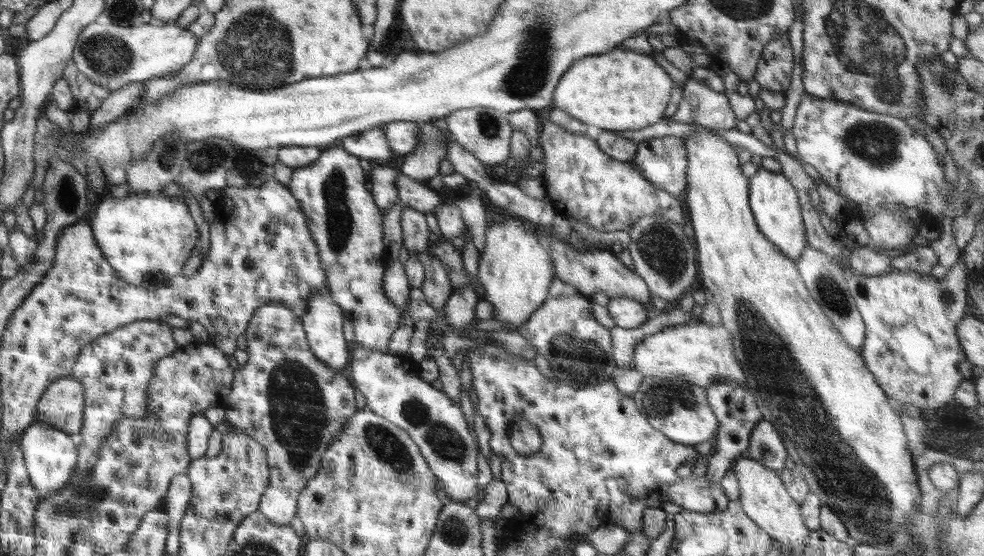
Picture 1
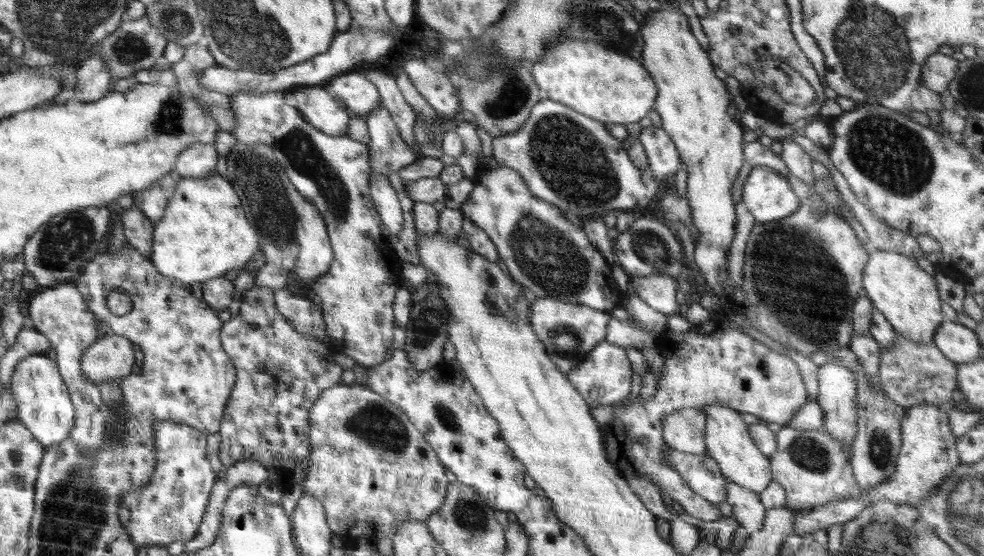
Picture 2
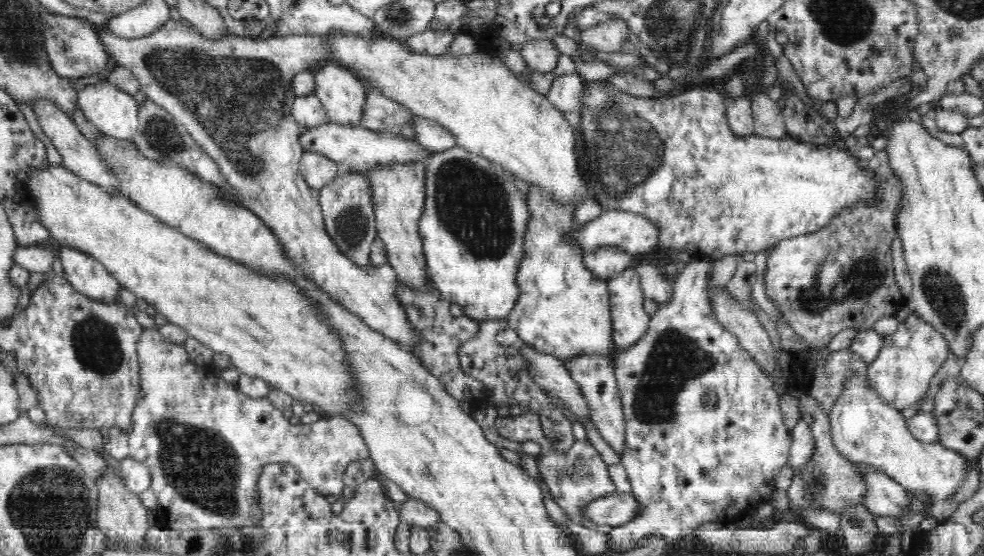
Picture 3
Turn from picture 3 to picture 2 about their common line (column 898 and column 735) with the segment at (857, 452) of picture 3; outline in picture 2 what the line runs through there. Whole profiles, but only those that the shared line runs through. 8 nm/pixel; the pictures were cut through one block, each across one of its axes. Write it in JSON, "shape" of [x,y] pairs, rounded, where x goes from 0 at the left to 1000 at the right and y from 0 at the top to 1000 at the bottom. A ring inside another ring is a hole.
{"shape":[[[732,725],[715,730],[713,736],[717,745],[717,817],[730,833],[733,851],[739,863],[768,888],[774,887],[785,865],[782,822],[770,809],[769,800],[760,782],[760,764],[756,761],[754,745],[741,728]]]}

